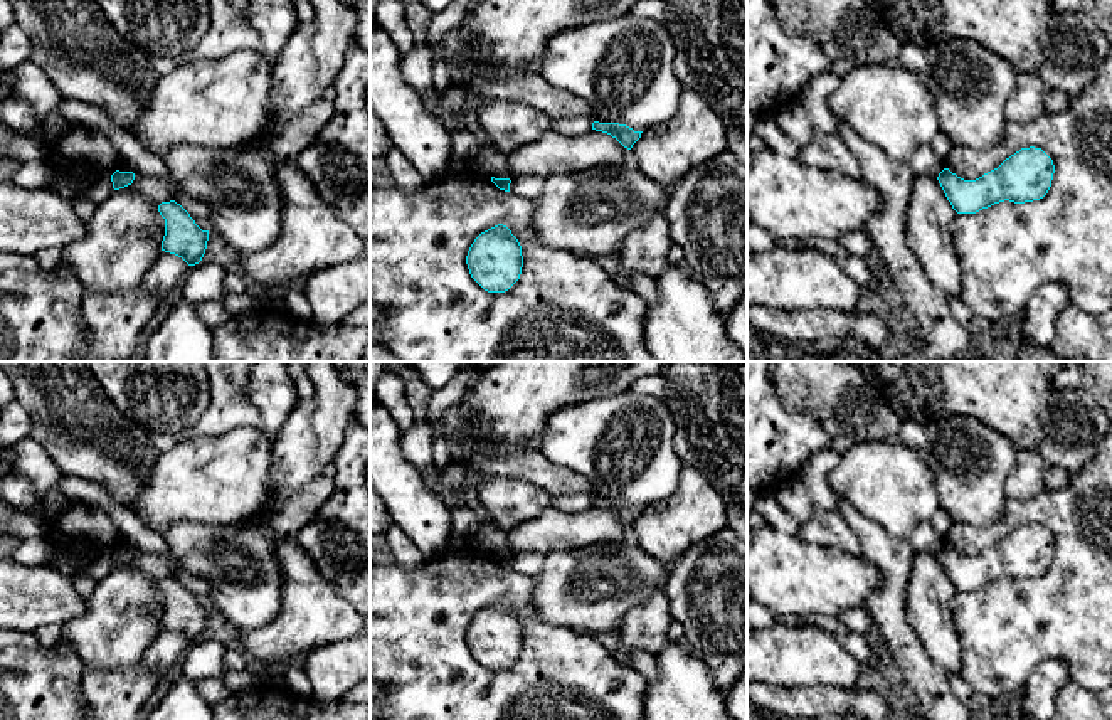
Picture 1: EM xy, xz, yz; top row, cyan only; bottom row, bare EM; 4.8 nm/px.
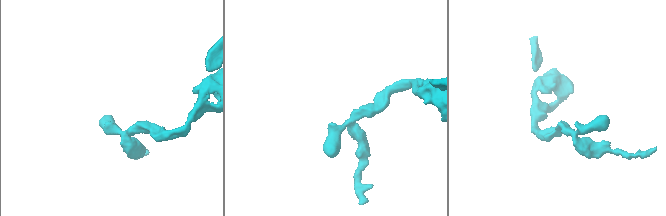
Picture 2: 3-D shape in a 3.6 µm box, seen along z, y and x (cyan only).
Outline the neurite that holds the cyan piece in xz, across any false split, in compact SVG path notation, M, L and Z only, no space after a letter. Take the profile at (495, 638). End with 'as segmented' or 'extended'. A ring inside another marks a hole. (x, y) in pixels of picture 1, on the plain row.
M498 601L474 616L466 641L471 654L485 668L505 670L520 656L522 622L506 602Z; as segmented

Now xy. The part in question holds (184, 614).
M175 577L162 579L158 589L165 596L162 627L182 634L188 643L199 641L207 626L209 607L202 607Z; as segmented

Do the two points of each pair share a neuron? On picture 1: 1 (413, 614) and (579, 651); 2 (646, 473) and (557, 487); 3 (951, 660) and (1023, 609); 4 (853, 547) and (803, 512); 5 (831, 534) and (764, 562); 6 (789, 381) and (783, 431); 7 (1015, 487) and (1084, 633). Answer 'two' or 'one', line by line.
1: one
2: two
3: two
4: two
5: two
6: two
7: two

